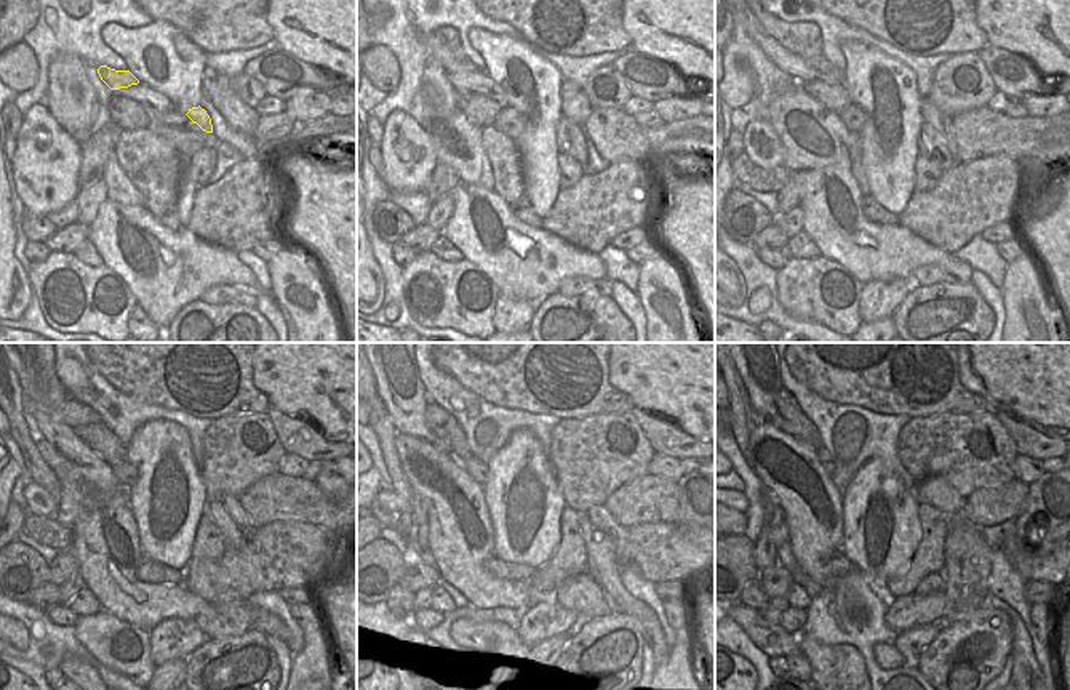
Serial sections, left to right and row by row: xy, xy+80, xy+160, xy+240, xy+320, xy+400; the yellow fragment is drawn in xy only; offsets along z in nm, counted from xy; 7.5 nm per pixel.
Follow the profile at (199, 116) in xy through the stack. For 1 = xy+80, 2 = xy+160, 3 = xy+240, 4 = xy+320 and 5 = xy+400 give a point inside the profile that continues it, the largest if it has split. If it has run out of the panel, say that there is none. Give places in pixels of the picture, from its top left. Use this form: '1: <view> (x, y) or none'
1: xy+80 (571, 138)
2: xy+160 (930, 144)
3: xy+240 (232, 522)
4: xy+320 (605, 540)
5: xy+400 (966, 556)

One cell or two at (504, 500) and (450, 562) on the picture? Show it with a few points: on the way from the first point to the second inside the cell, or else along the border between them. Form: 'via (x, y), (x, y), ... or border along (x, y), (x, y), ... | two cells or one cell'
border along (482, 485), (482, 495), (493, 529), (495, 553) | two cells

